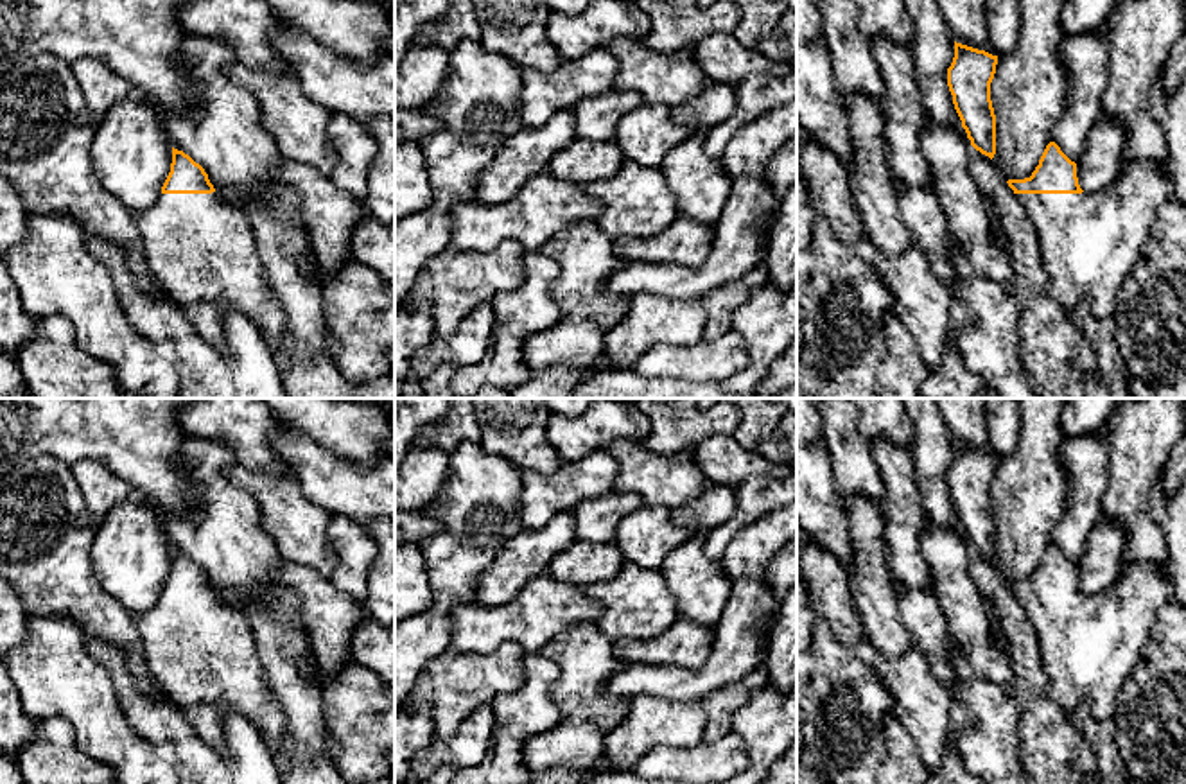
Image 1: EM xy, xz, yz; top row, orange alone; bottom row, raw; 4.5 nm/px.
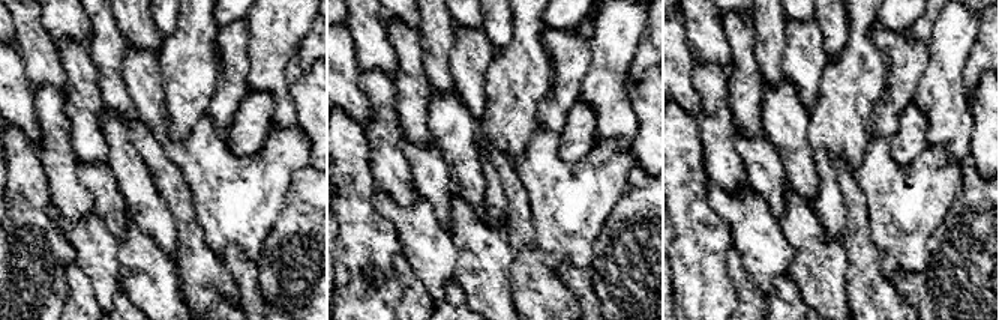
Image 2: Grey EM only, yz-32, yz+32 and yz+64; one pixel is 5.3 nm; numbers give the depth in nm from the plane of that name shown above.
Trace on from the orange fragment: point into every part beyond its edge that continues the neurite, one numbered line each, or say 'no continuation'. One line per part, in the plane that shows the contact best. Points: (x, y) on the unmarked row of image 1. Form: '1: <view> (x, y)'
1: yz (1090, 644)

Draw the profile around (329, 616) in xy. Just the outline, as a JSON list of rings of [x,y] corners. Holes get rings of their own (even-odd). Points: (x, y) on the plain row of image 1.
[[[282,562],[276,578],[301,596],[301,624],[319,669],[336,675],[355,662],[353,630],[366,614],[364,606],[305,565]]]

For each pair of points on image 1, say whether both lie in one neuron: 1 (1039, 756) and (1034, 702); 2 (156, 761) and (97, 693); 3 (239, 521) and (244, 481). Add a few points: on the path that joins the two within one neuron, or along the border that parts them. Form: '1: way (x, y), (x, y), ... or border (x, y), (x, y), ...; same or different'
1: way (1039, 743), (1039, 714); same
2: way (137, 750), (99, 713); same
3: border (237, 461), (226, 478), (255, 501), (262, 526); different

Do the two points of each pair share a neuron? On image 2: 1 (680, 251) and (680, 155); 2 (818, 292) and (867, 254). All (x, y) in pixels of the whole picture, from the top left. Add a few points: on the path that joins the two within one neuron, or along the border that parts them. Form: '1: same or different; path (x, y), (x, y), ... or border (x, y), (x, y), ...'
1: same; path (683, 227), (680, 179)
2: different; border (840, 239), (846, 256), (848, 304)

